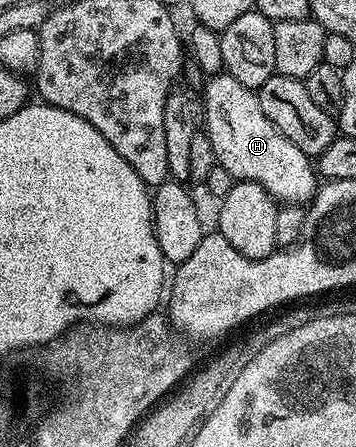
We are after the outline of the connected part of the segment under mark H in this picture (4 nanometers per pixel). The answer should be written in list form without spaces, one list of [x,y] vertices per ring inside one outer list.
[[[227,71],[209,76],[203,82],[203,89],[202,129],[210,139],[216,163],[224,167],[236,181],[258,183],[277,202],[307,206],[315,197],[318,188],[318,173],[314,168],[313,158],[308,157],[298,147],[294,147],[294,143],[290,143],[290,139],[286,139],[286,135],[282,135],[282,131],[278,131],[278,127],[274,127],[270,119],[266,119],[257,90],[248,89],[242,83],[238,83],[238,79],[234,79]]]

